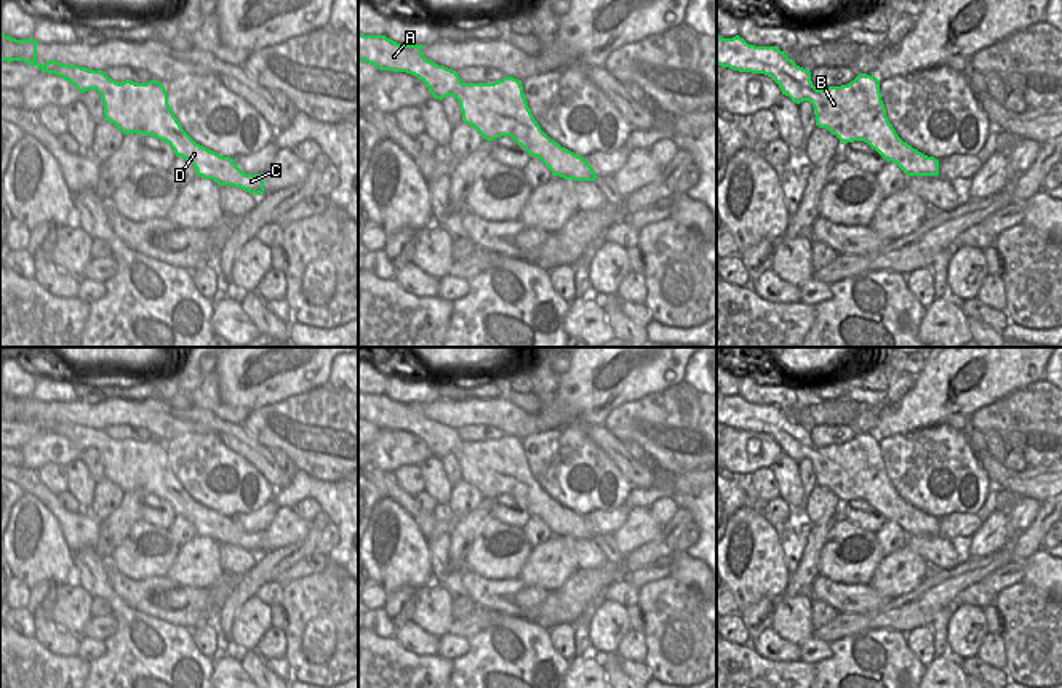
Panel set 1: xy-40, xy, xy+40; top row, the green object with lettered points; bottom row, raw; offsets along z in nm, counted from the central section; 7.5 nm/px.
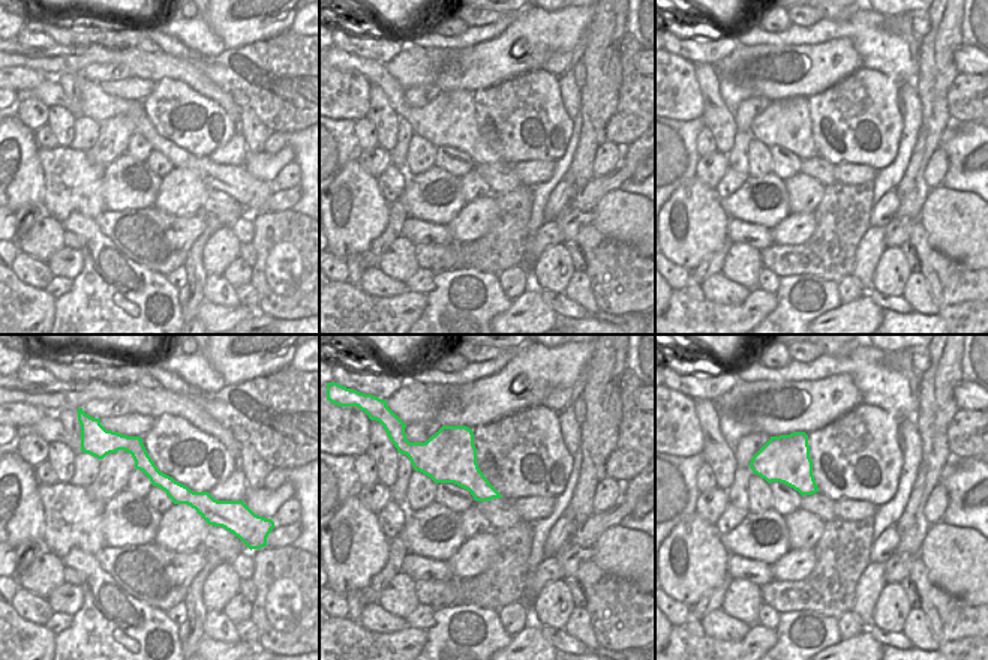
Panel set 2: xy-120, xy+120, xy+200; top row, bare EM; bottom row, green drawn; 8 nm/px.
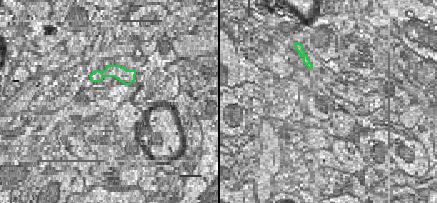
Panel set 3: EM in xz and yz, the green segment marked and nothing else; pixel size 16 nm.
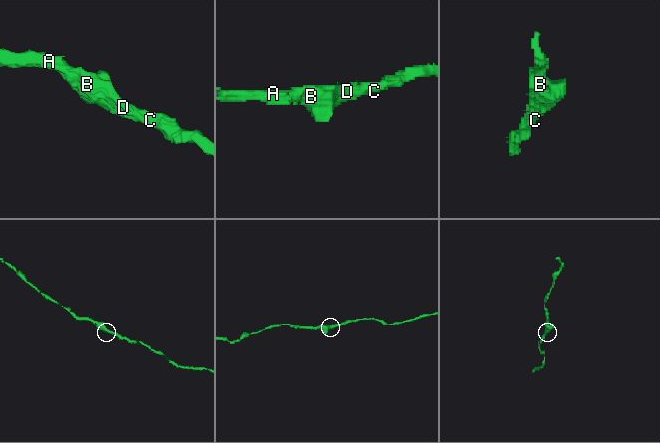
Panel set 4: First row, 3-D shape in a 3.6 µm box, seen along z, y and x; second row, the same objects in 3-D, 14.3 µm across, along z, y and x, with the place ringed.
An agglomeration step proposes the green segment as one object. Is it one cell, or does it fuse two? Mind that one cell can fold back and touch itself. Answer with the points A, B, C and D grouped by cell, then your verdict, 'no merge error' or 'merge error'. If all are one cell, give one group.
A B C D; no merge error

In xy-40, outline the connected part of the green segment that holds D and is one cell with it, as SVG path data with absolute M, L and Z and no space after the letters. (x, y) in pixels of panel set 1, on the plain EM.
M0 392L0 419L24 419L42 430L54 432L70 440L80 451L94 448L104 462L104 478L114 482L123 493L138 491L154 494L170 502L176 515L186 517L195 533L213 538L219 544L240 546L250 552L264 552L264 534L243 531L230 515L222 515L197 502L174 475L165 445L150 438L122 442L109 437L102 429L48 419L37 422L37 398L16 398Z

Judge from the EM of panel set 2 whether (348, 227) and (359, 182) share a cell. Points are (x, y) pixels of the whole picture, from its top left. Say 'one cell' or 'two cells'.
one cell

